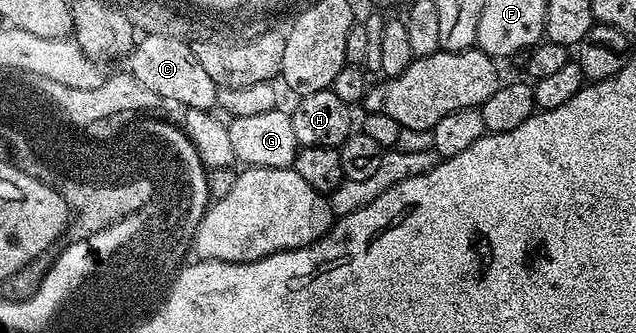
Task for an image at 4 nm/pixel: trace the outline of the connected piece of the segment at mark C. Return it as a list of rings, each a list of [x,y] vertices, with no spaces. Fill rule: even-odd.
[[[173,33],[147,34],[139,37],[128,55],[128,72],[155,98],[167,98],[186,110],[215,109],[219,86],[208,76],[204,64],[196,60],[196,54],[185,37],[173,38]]]

